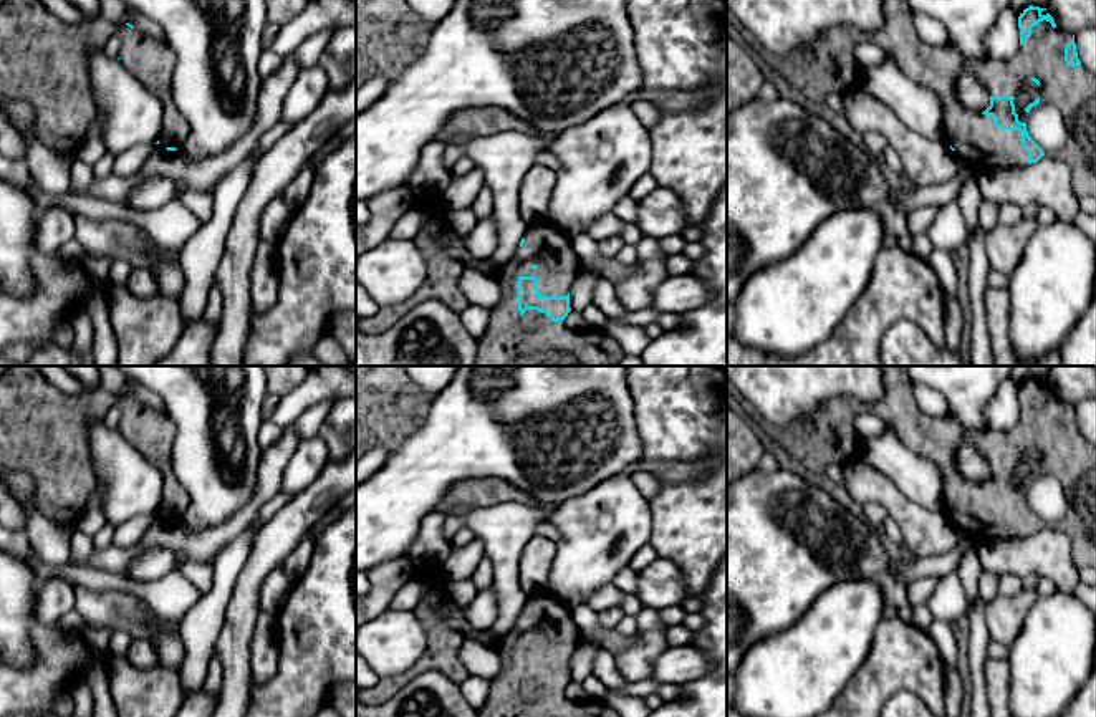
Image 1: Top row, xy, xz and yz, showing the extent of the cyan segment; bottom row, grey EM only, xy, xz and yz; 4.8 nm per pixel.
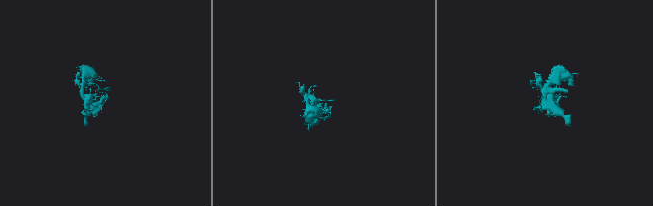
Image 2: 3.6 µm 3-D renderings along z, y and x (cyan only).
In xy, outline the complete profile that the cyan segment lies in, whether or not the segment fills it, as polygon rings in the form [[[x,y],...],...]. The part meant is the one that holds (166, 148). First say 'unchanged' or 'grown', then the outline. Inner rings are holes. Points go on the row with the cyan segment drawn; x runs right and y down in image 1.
grown | [[[41,0],[0,3],[0,109],[5,113],[8,101],[28,103],[35,111],[38,141],[55,154],[75,156],[96,116],[88,55],[104,48],[113,35],[121,38],[118,60],[162,103],[162,132],[156,144],[167,151],[179,151],[190,126],[172,98],[175,56],[171,46],[129,23],[114,26],[104,18],[68,23]]]

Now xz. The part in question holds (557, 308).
grown | [[[551,222],[531,224],[512,258],[495,273],[502,288],[500,303],[490,310],[490,323],[477,339],[473,366],[618,366],[621,348],[599,328],[568,330],[561,321],[571,311],[570,288],[581,272],[573,237]],[[536,310],[551,318],[548,325],[530,331],[520,316]]]

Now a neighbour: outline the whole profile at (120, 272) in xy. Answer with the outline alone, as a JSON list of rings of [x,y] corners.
[[[114,258],[109,268],[108,282],[127,288],[132,267],[124,258]]]

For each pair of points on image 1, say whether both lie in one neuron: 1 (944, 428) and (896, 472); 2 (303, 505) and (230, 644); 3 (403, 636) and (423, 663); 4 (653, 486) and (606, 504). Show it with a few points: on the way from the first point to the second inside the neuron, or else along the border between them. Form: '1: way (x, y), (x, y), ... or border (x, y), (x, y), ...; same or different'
1: border (889, 428), (908, 447), (929, 459), (944, 481); different
2: way (275, 540), (247, 583), (242, 610); same
3: border (421, 620), (426, 651), (404, 671), (383, 676); different
4: border (628, 476), (648, 500); different

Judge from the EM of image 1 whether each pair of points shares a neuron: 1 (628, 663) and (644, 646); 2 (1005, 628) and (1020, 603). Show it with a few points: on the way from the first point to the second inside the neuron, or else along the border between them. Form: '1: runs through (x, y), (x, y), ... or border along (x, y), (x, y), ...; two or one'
1: runs through (631, 659), (641, 649); one
2: runs through (1005, 621), (1014, 610); one

